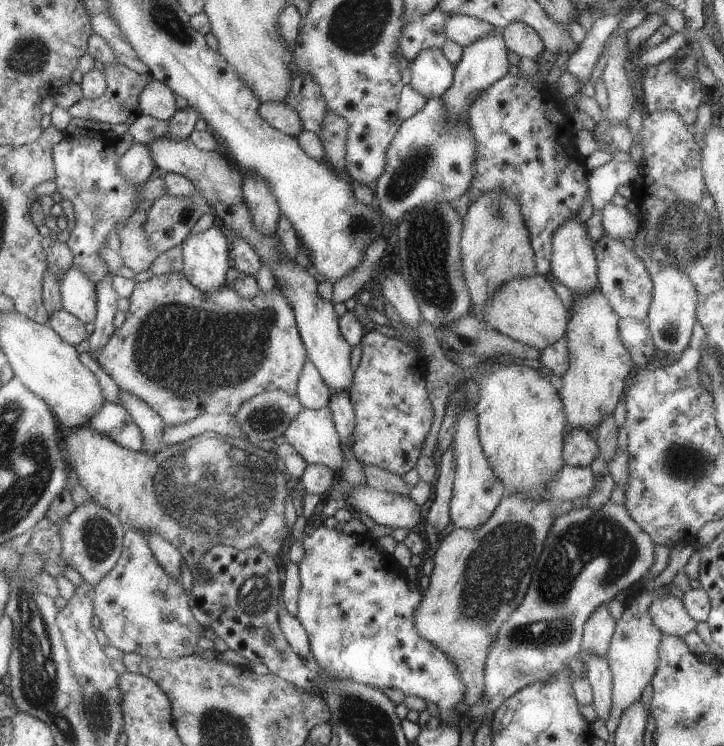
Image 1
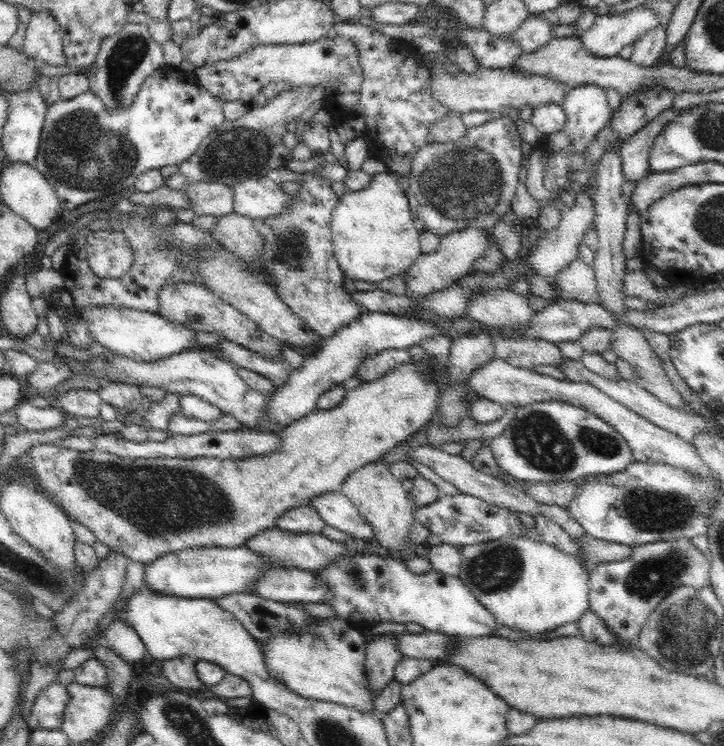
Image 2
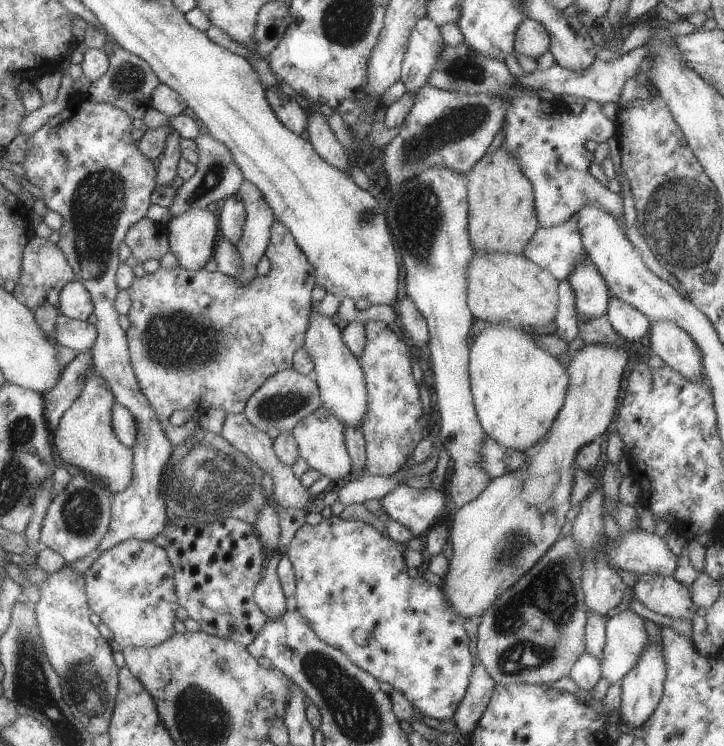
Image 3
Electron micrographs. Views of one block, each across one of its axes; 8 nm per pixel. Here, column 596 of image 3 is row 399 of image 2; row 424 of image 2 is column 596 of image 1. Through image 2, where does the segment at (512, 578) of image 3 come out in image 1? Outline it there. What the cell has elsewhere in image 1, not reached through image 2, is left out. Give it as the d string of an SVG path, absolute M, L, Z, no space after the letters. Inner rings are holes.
M598 289L588 296L574 295L574 306L569 312L567 326L569 368L562 378L559 394L565 409L565 432L576 428L590 432L604 418L614 414L620 399L624 398L626 380L635 367L632 356L619 336L618 314Z

